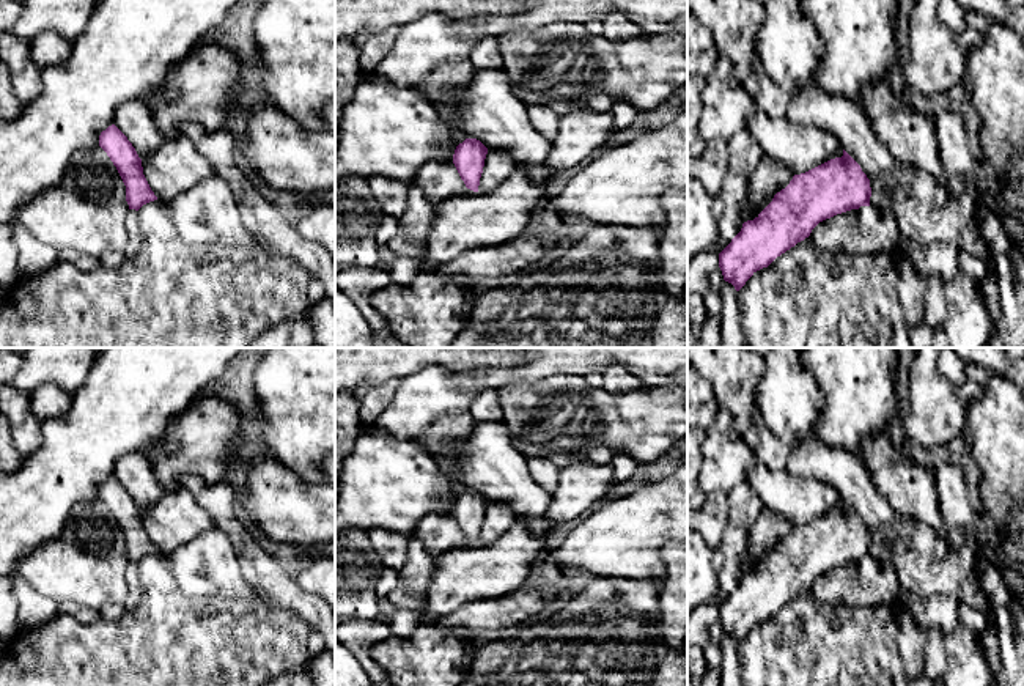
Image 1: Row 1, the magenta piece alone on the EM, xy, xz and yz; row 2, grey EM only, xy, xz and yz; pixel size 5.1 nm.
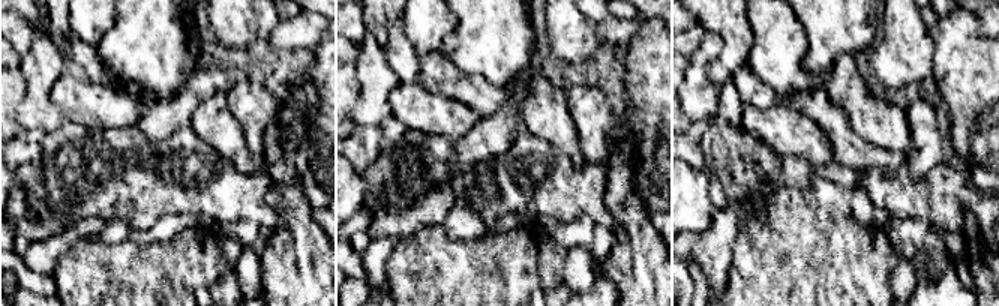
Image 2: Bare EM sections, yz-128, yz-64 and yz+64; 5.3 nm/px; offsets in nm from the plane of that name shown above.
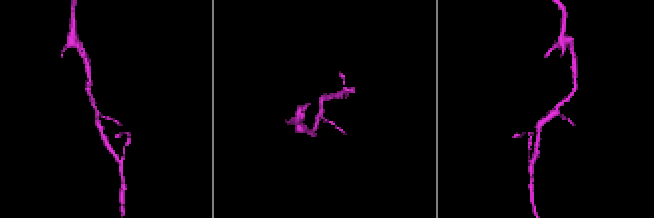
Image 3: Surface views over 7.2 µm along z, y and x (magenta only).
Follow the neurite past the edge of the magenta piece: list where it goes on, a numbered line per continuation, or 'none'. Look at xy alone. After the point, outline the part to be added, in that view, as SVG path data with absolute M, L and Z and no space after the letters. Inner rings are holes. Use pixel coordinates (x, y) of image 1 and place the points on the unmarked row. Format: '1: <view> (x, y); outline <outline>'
none

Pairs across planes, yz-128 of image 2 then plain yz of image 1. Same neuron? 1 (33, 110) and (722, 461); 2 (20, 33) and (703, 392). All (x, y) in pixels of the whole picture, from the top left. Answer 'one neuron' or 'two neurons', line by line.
1: one neuron
2: one neuron

